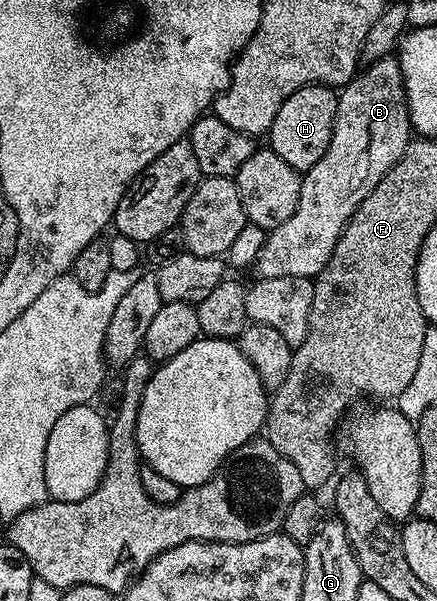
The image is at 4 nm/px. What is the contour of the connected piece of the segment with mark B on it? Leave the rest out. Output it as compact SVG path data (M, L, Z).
M387 56L369 63L365 68L341 87L336 108L336 124L332 128L332 140L328 152L312 164L312 168L302 174L300 184L300 204L291 219L284 220L280 228L269 231L264 248L258 254L256 272L258 278L276 276L300 276L313 279L323 270L324 264L331 258L332 249L338 243L346 223L360 208L360 204L370 195L372 188L400 160L406 146L412 141L410 113L404 92L404 80L398 67L397 57Z

